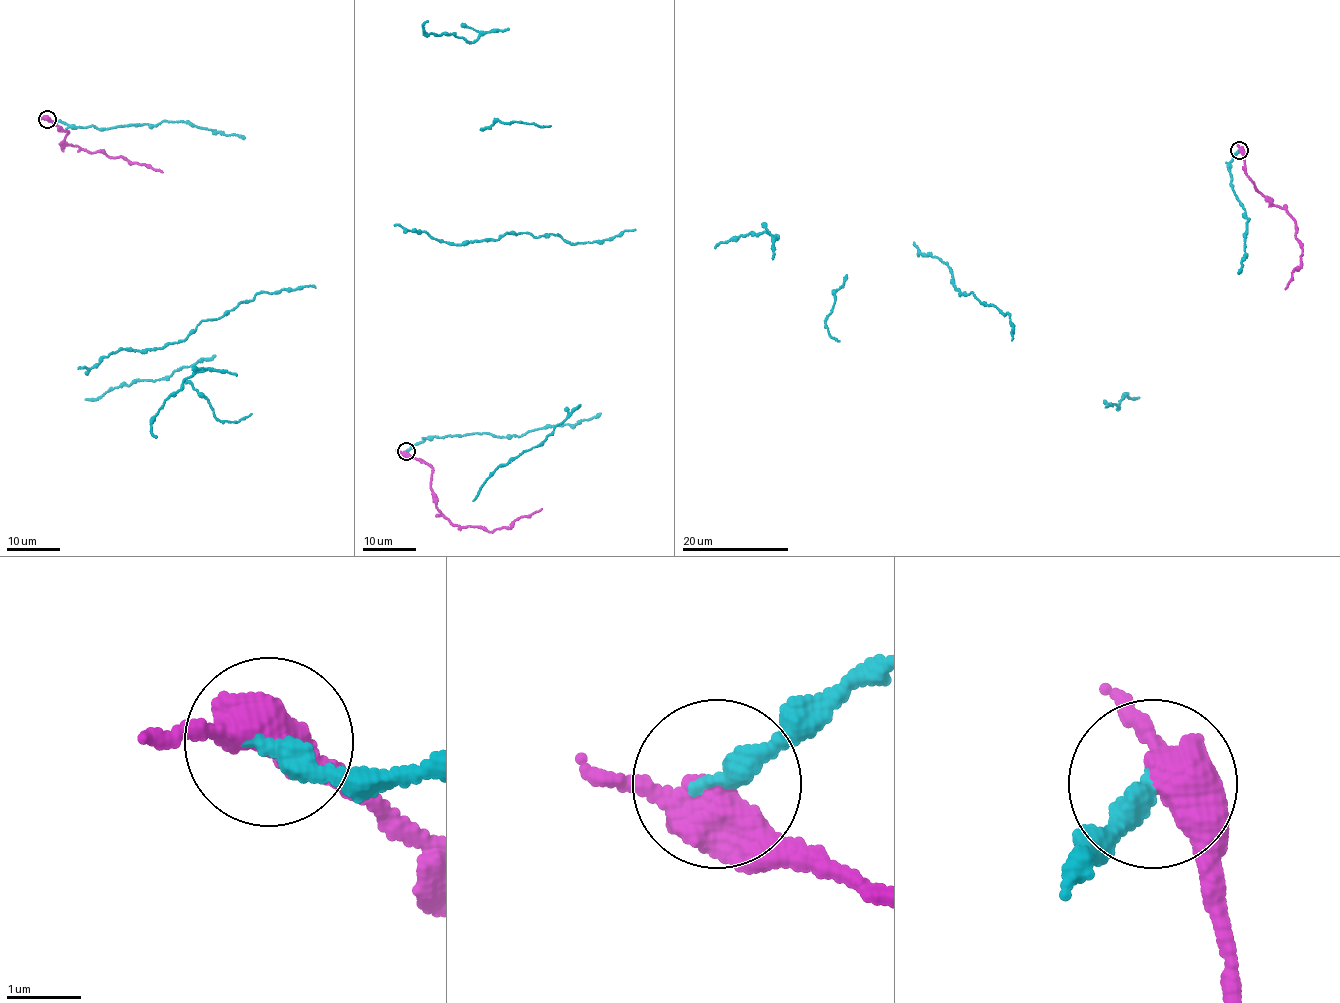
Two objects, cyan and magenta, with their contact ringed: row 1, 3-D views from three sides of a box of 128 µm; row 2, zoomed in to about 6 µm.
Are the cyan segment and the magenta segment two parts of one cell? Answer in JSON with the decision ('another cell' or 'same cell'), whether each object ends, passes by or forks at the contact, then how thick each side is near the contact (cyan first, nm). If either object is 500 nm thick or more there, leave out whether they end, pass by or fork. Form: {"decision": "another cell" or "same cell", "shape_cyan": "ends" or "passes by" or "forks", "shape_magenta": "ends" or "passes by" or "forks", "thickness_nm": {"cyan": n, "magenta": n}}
{"decision": "another cell", "shape_cyan": "ends", "shape_magenta": "passes by", "thickness_nm": {"cyan": 320, "magenta": 480}}

